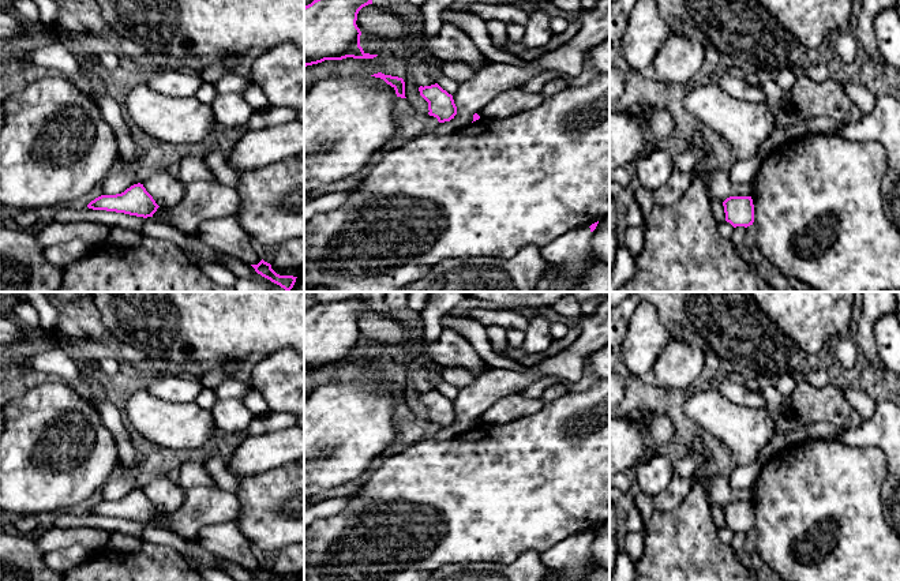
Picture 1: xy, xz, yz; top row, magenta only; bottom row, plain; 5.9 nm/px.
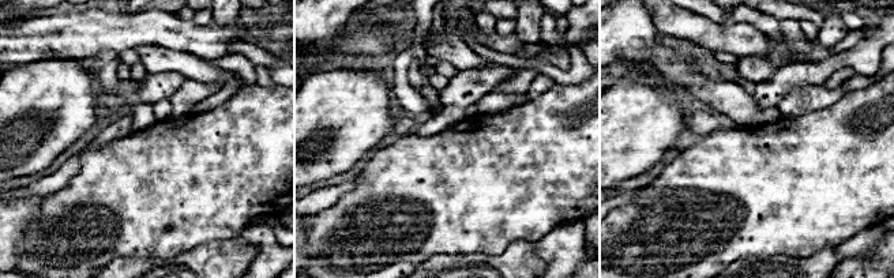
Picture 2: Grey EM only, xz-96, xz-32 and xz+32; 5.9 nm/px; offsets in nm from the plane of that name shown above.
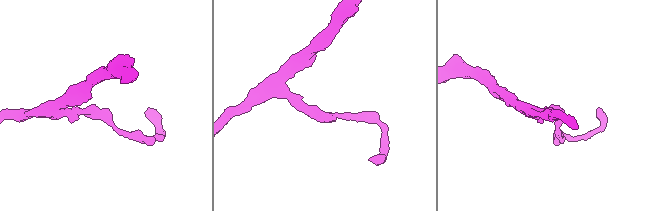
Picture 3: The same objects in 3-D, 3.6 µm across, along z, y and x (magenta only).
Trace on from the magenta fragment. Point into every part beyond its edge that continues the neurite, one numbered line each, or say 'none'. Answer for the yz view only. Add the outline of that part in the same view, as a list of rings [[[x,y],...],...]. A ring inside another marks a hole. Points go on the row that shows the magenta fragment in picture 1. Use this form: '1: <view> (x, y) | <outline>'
none

